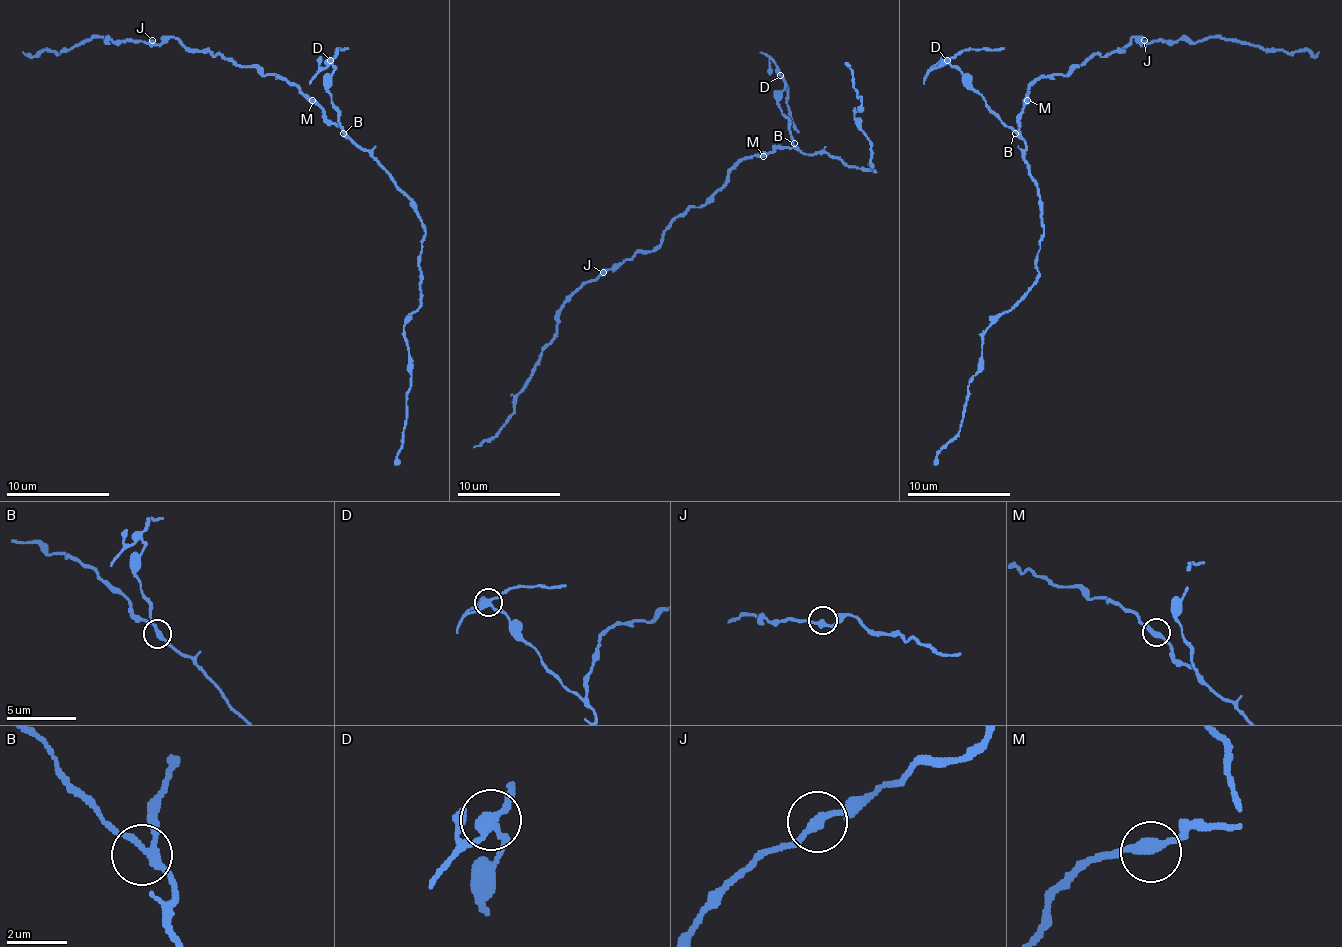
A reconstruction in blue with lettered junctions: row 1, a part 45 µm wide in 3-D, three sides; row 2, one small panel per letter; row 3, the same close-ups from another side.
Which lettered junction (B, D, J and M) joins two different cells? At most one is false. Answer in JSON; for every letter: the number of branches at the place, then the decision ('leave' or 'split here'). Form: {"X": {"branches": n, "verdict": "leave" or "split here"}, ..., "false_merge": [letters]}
{"B": {"branches": 3, "verdict": "leave"}, "D": {"branches": 3, "verdict": "split here"}, "J": {"branches": 2, "verdict": "leave"}, "M": {"branches": 2, "verdict": "leave"}, "false_merge": ["D"]}

